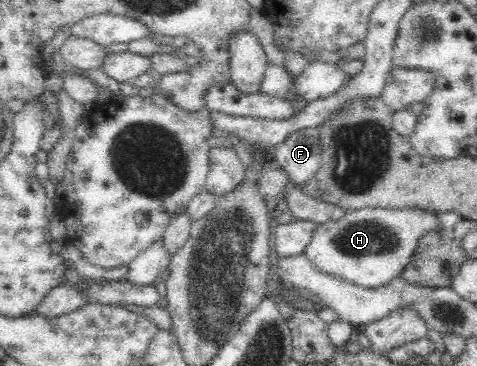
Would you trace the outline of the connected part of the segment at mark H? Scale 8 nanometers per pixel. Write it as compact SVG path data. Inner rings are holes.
M361 208L353 212L346 211L341 219L335 223L318 225L315 236L311 238L304 253L317 270L352 282L361 288L371 289L399 278L421 236L434 231L439 225L437 213L421 208Z

